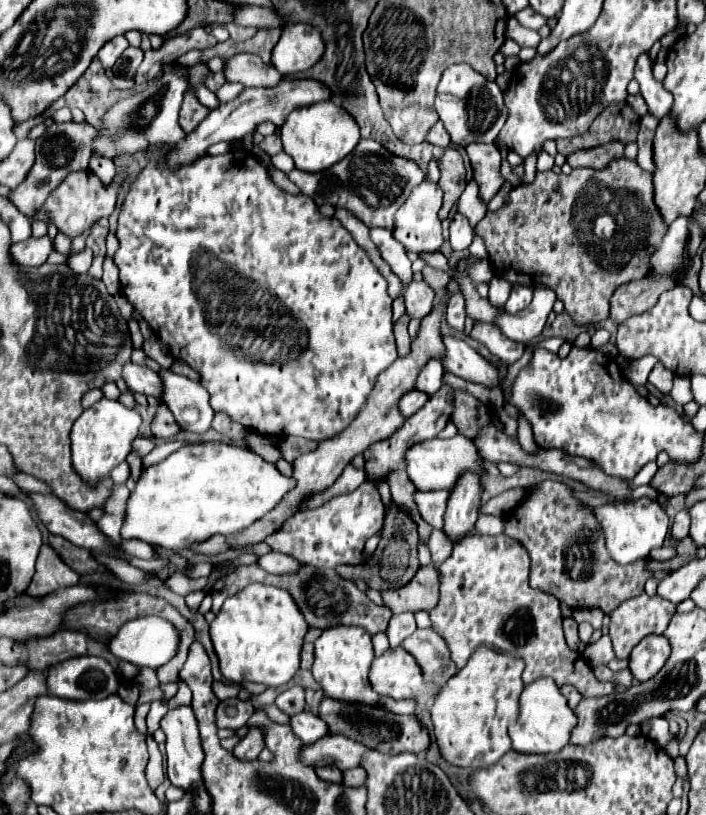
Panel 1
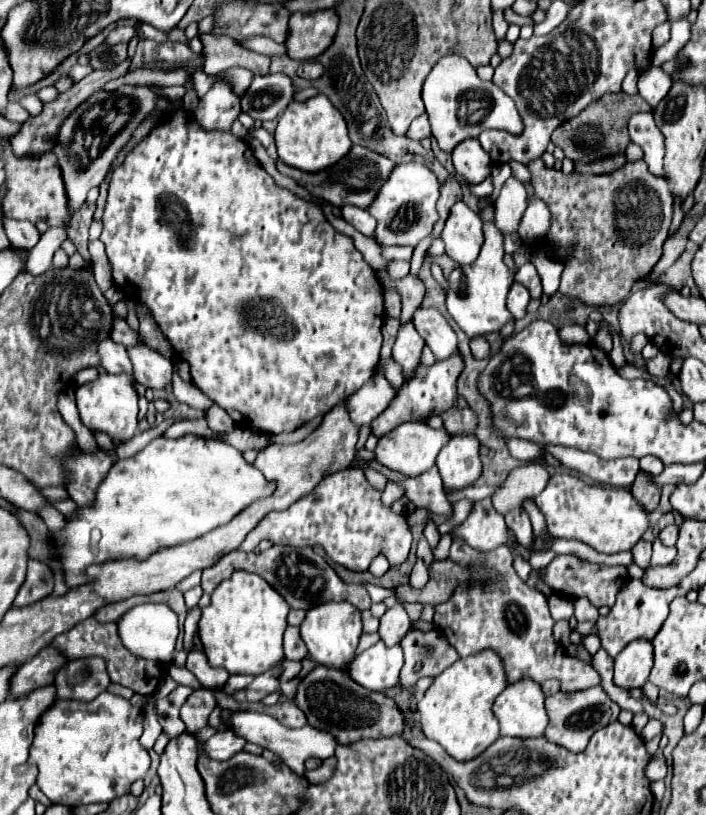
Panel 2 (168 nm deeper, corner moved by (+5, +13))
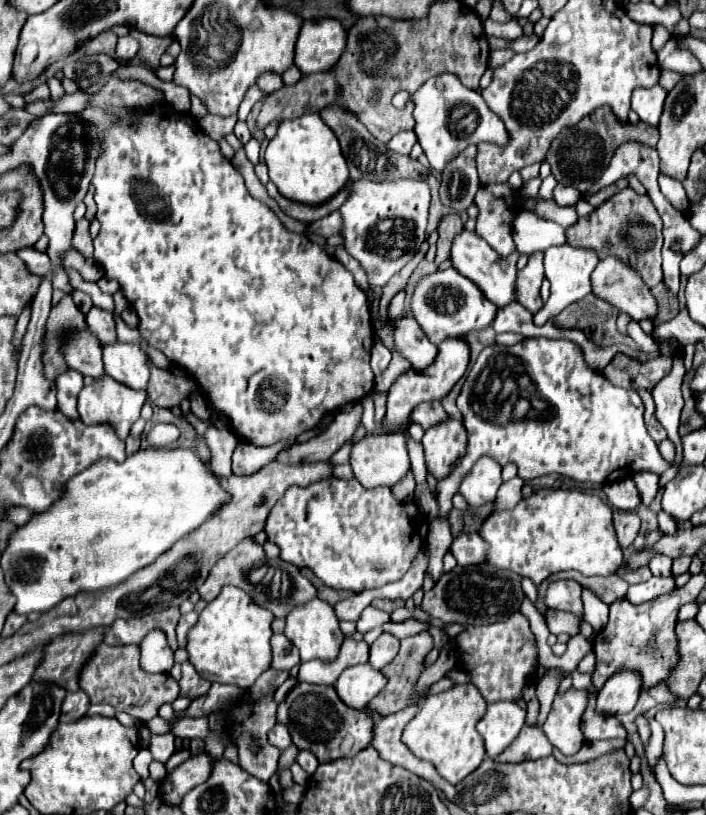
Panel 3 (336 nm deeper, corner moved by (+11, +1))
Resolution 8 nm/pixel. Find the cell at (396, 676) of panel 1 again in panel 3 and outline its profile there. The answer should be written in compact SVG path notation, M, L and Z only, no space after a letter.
M369 663L347 667L335 683L339 697L355 709L365 709L371 699L387 685L387 677L375 671Z

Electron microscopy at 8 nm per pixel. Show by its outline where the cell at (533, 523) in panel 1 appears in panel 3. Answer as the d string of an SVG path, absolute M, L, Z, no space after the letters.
M573 579L553 581L547 591L547 605L549 605L549 609L561 609L561 611L569 611L577 617L583 617L581 593L583 593L583 587Z

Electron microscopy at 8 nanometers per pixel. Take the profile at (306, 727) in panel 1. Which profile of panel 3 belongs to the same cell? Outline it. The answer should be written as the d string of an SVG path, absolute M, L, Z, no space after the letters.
M275 723L275 727L269 731L269 743L275 745L277 749L287 749L291 745L291 735L289 735L289 729L287 725L281 725L281 723Z

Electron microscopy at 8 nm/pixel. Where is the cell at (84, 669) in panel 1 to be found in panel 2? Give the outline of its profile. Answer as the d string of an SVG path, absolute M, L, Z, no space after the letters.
M101 657L69 661L55 677L57 697L75 701L93 701L109 683L105 661Z

